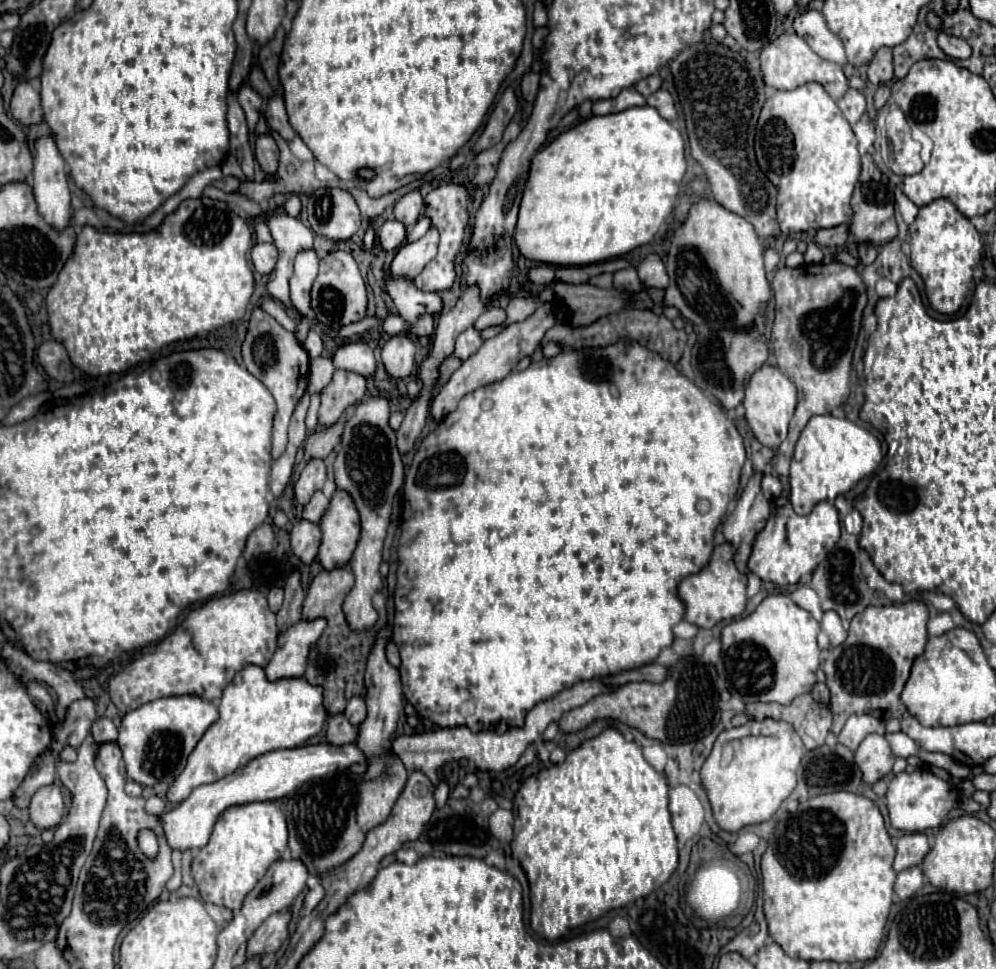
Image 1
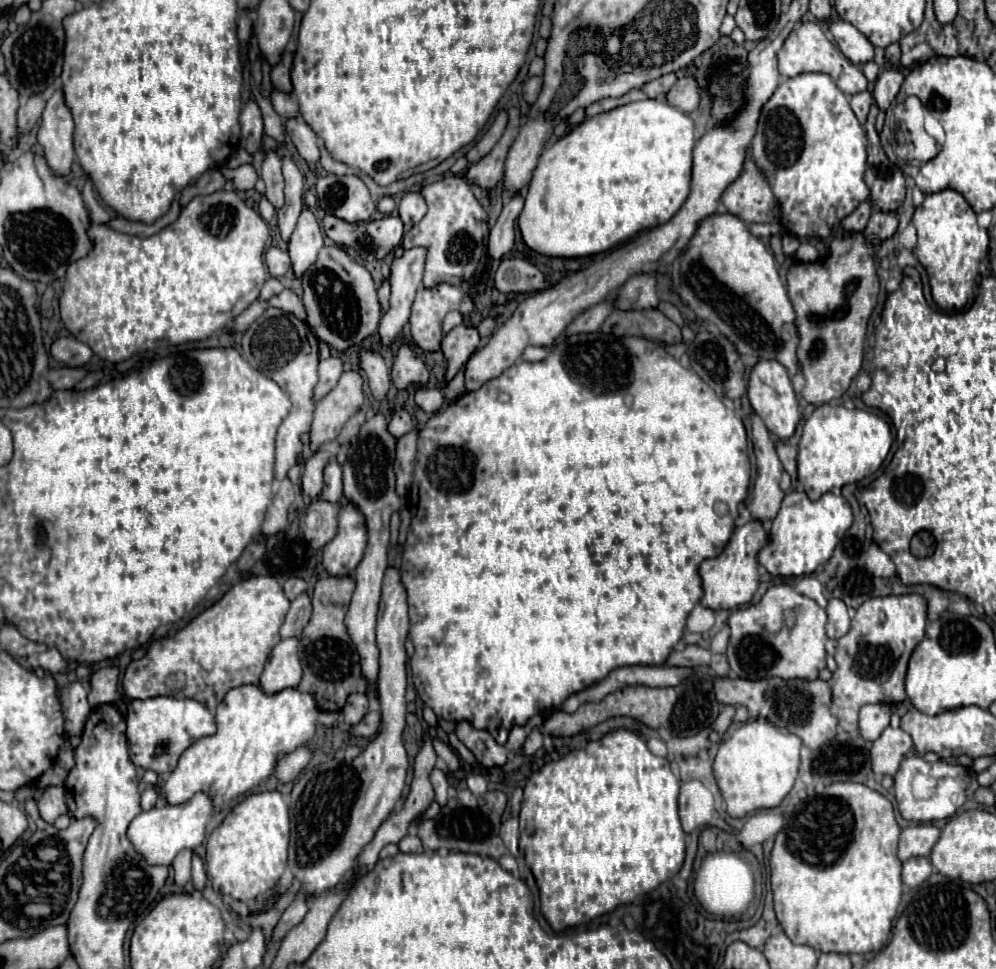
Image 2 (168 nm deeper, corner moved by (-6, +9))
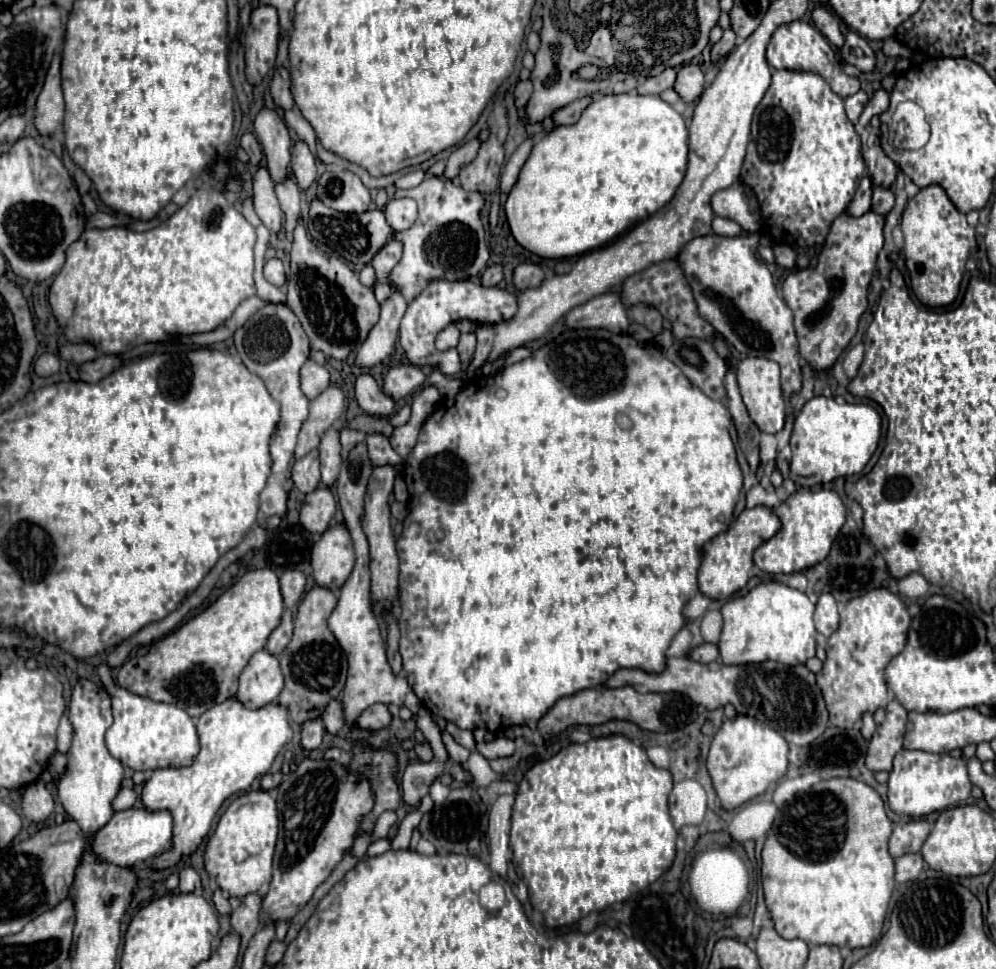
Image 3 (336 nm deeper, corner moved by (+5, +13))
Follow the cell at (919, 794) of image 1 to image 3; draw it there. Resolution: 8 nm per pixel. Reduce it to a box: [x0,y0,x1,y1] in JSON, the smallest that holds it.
[887,750,971,818]

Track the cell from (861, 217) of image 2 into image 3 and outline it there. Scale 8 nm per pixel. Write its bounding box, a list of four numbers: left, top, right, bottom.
[847,176,871,218]

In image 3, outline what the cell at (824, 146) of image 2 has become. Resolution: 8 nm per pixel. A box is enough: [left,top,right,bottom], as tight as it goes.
[741,70,867,246]

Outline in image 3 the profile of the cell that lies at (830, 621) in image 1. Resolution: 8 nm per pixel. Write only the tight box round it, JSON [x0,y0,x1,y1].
[815,594,839,636]

